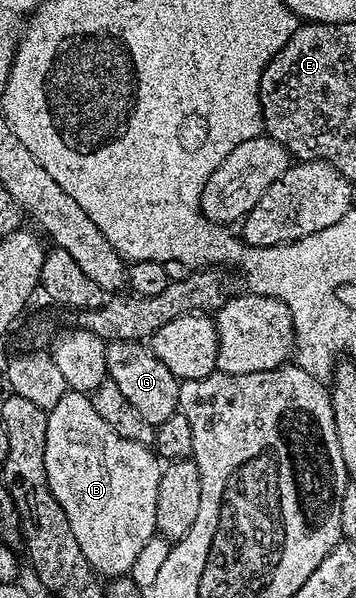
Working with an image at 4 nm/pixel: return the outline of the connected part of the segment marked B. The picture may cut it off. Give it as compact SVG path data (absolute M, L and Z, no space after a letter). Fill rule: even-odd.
M67 390L62 400L48 411L48 423L46 424L46 474L48 486L51 488L52 495L58 504L61 504L66 514L67 520L70 521L70 529L74 532L74 537L78 539L78 548L82 548L82 556L86 556L86 560L92 566L93 570L103 572L103 570L113 570L111 573L116 576L124 576L132 569L138 552L142 552L142 548L146 548L146 544L157 533L156 529L156 509L158 508L158 484L160 483L161 463L158 461L157 455L151 449L137 442L126 440L122 436L118 436L113 428L110 428L106 421L98 416L95 411L91 397L82 391Z

